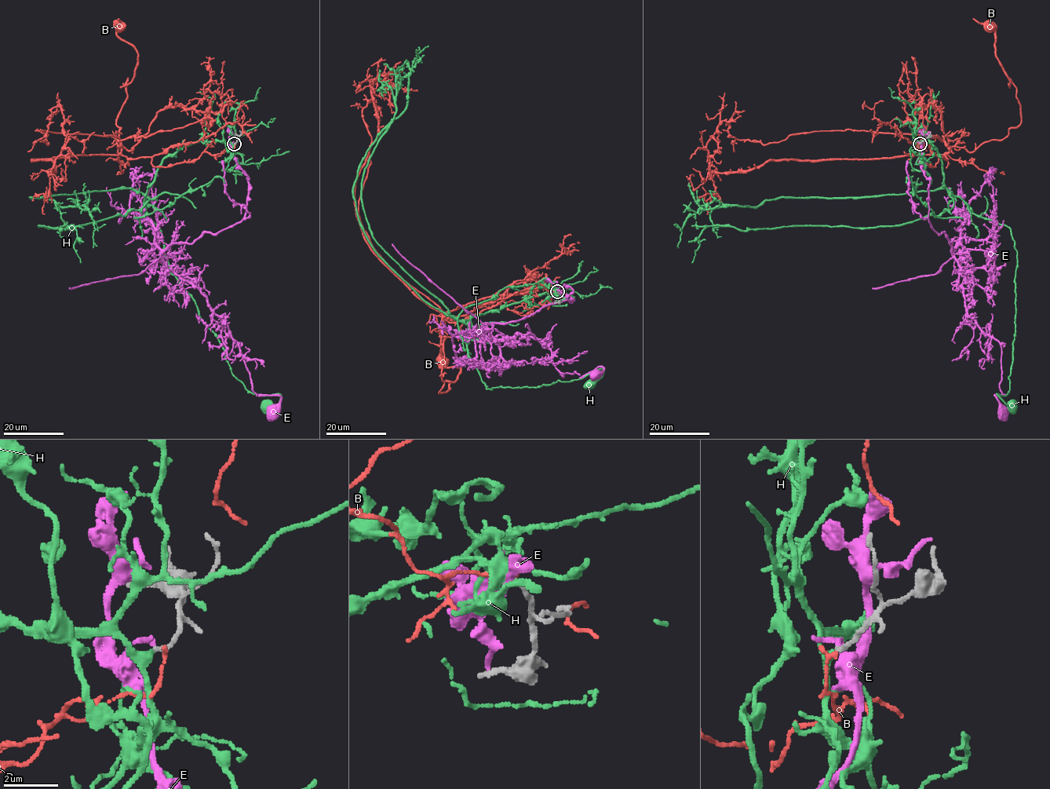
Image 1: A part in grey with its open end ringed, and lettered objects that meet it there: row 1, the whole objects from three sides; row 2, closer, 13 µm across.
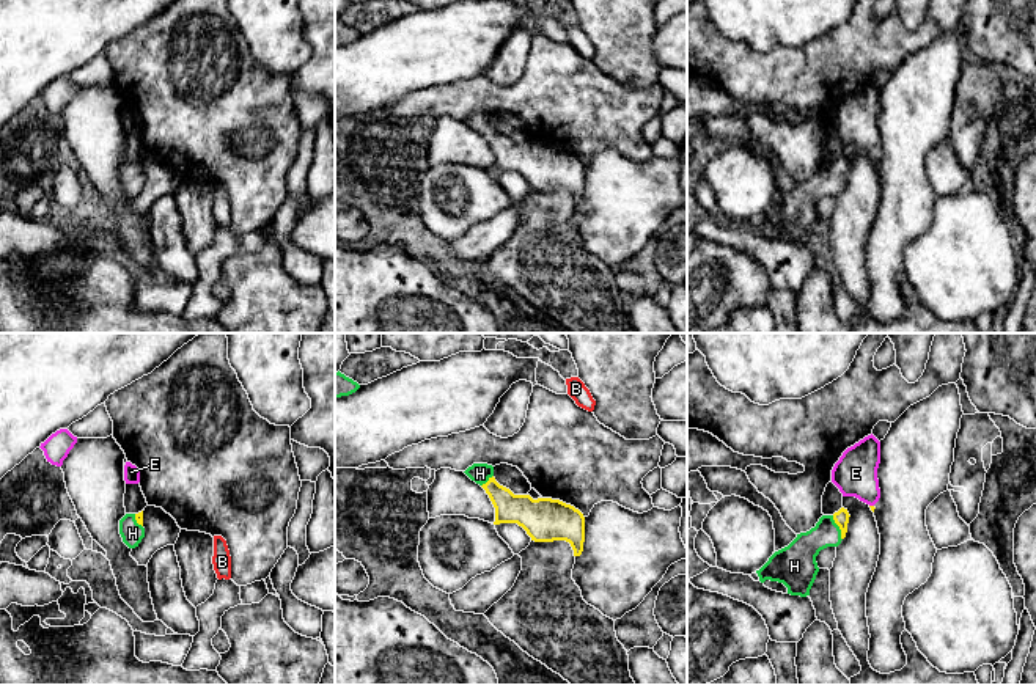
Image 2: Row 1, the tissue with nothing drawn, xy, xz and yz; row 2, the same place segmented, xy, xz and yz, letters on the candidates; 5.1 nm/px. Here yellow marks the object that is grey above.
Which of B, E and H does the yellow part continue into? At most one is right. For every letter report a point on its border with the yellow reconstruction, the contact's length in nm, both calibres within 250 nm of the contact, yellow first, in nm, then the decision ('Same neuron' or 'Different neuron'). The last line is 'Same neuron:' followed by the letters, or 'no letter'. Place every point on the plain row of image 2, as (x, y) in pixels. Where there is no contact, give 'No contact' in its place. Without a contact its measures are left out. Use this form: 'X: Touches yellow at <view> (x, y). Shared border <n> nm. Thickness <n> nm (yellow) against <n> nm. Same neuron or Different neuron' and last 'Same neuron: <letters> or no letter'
B: No contact. Different neuron
E: Touches yellow at yz (871, 154). Shared border 30 nm. Thickness 20 nm (yellow) against 220 nm. Different neuron
H: Touches yellow at yz (840, 176). Shared border 140 nm. Thickness 80 nm (yellow) against 160 nm. Same neuron
Same neuron: H

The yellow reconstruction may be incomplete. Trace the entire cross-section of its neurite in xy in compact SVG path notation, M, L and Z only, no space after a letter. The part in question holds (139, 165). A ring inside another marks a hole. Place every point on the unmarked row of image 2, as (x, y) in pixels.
M143 159L138 162L126 162L119 168L119 182L129 196L138 195L145 185Z

